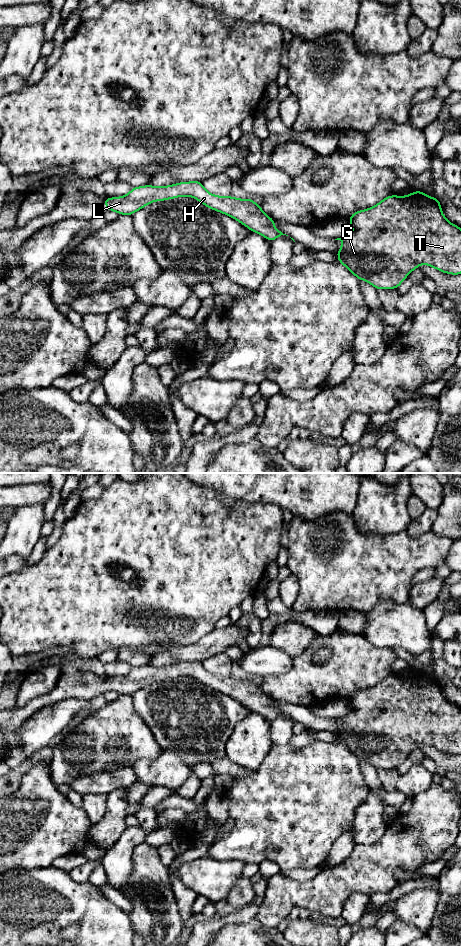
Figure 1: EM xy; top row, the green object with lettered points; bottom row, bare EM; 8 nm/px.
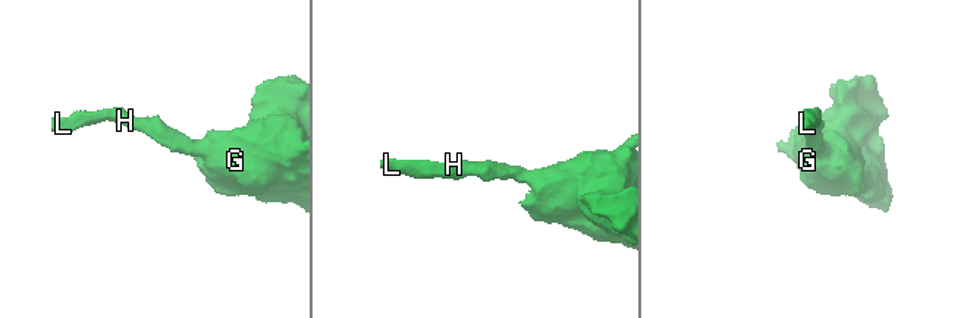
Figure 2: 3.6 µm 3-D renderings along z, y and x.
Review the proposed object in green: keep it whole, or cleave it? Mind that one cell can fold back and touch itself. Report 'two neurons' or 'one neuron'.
one neuron

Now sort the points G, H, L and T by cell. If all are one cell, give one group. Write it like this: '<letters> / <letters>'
G H L T

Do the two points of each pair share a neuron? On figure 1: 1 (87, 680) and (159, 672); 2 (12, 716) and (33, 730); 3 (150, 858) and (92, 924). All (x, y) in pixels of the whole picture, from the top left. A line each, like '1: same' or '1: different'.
1: same
2: different
3: different

